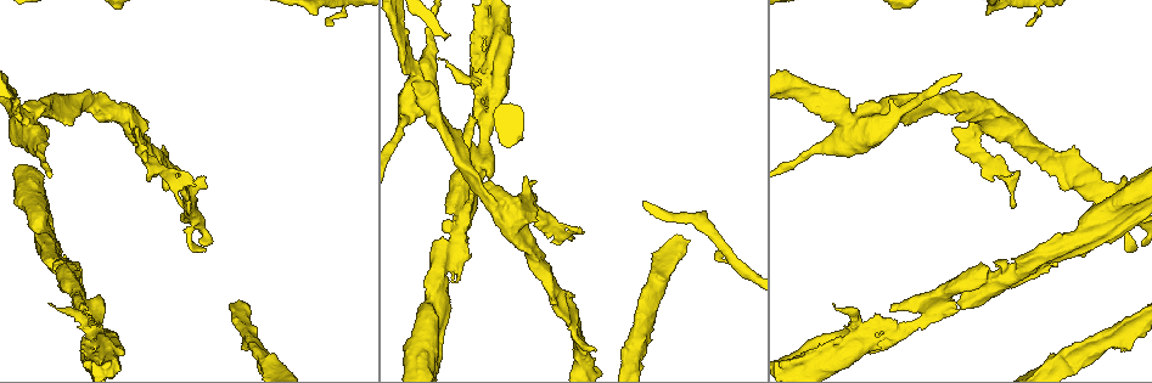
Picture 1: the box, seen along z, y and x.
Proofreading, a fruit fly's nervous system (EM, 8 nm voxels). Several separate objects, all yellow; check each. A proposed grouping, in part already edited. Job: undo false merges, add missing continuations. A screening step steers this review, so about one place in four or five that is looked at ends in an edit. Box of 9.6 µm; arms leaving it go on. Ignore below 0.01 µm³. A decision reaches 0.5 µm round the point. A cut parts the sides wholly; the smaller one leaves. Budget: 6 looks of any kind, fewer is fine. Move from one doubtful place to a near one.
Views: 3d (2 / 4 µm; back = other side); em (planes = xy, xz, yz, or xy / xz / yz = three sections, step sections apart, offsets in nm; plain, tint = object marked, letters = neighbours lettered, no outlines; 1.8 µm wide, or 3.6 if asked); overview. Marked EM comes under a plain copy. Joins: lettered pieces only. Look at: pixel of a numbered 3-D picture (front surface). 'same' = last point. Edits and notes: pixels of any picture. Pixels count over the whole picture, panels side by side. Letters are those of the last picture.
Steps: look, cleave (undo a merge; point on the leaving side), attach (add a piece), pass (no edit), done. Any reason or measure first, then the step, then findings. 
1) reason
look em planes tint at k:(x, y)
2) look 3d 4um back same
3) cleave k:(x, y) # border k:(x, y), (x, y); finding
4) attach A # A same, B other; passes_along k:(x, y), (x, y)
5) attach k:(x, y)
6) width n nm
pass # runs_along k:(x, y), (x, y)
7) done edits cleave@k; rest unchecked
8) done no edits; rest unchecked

free end
look em planes letters at 1:(1010, 117)

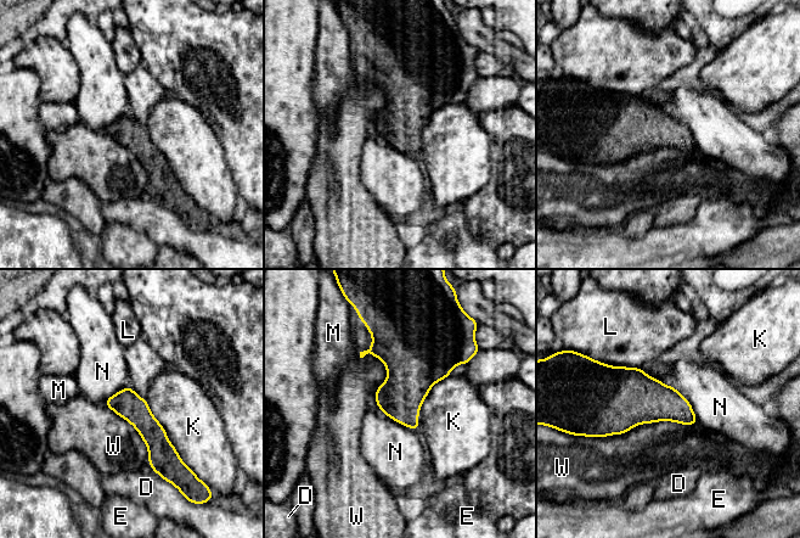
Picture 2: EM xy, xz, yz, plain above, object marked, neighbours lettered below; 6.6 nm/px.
longest_contact W 700 nm
pass # D other, E other, K other, L other, M other, N other, W other; border 2:(671, 385), (687, 399), (698, 422); none of them fits

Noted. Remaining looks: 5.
calibre changes
look em 3.6um planes letters at 1:(856, 126)

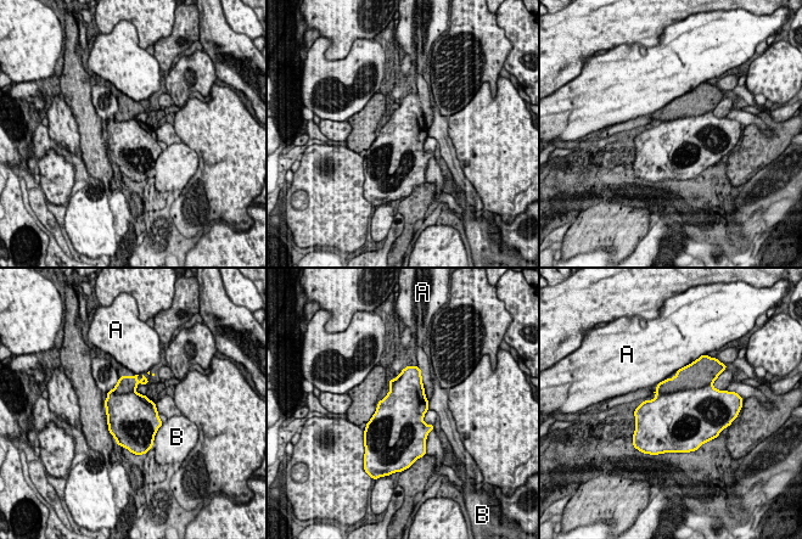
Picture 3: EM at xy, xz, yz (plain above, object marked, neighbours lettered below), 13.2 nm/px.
width 600 nm; longest_contact B 260 nm
cleave 3:(688, 408) # A other, B other; a second cell is stuck on

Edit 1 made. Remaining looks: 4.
see it whole again
look overview

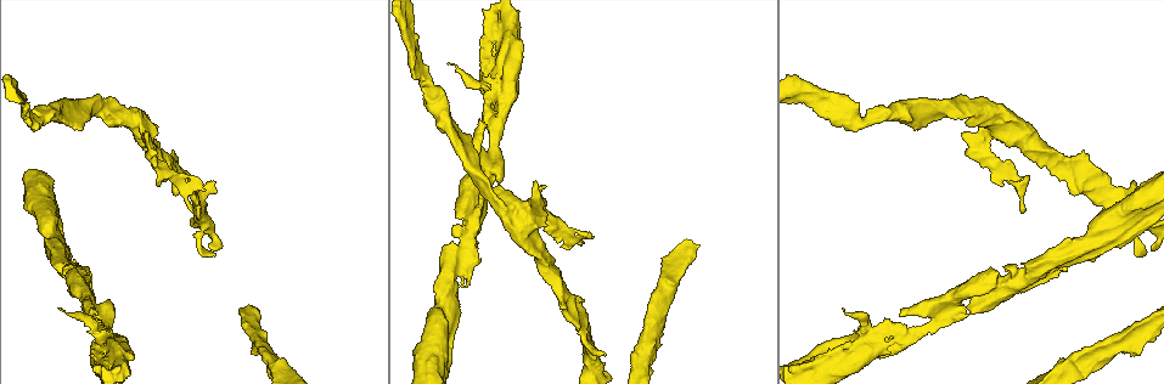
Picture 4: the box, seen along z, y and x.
free end
look em 3.6um planes letters at 4:(74, 259)

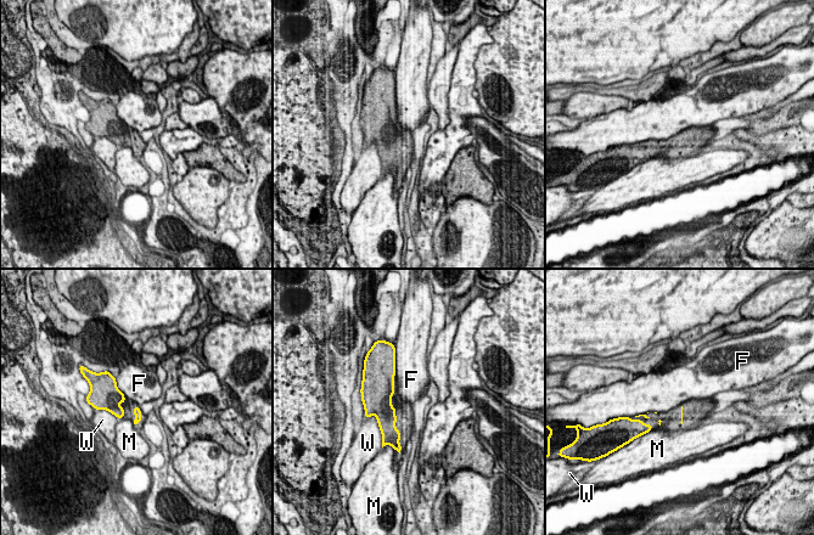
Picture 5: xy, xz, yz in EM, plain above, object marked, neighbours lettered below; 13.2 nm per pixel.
pass # F other, M other, W other; no lettered piece goes on from it

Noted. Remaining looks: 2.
done edits cleave@3; rest unchecked

